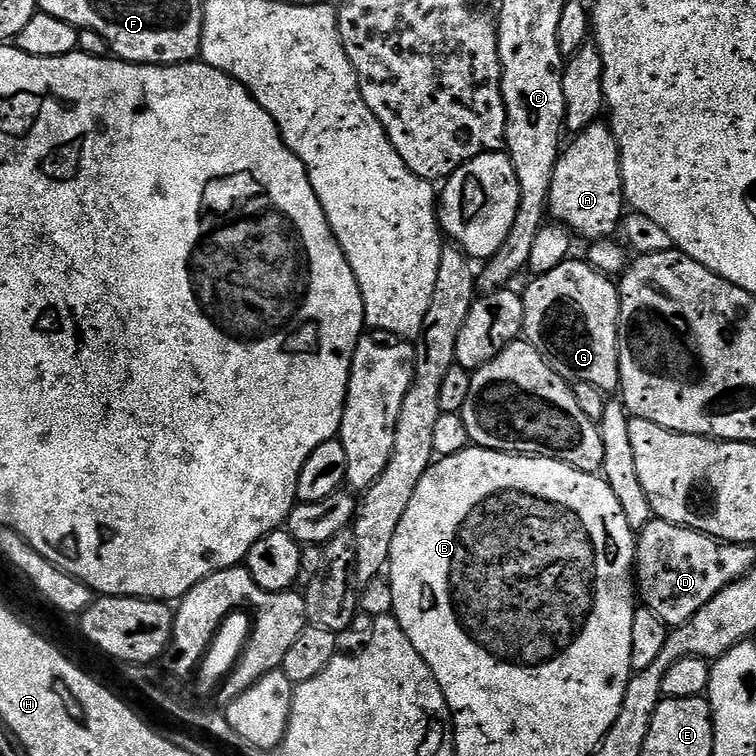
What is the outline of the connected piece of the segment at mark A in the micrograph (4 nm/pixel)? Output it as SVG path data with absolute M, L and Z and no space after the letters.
M597 122L588 128L575 133L572 141L567 141L566 147L561 151L554 166L554 174L548 190L548 209L557 225L568 229L569 233L577 237L585 236L588 242L607 240L618 228L621 220L626 215L626 201L624 187L622 186L622 170L620 169L620 147L612 129L607 123Z

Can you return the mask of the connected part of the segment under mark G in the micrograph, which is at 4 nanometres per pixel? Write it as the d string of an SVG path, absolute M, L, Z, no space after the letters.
M569 258L562 261L554 266L554 270L532 278L528 289L523 289L522 336L569 385L585 384L612 394L620 387L620 289L603 272L580 260Z

